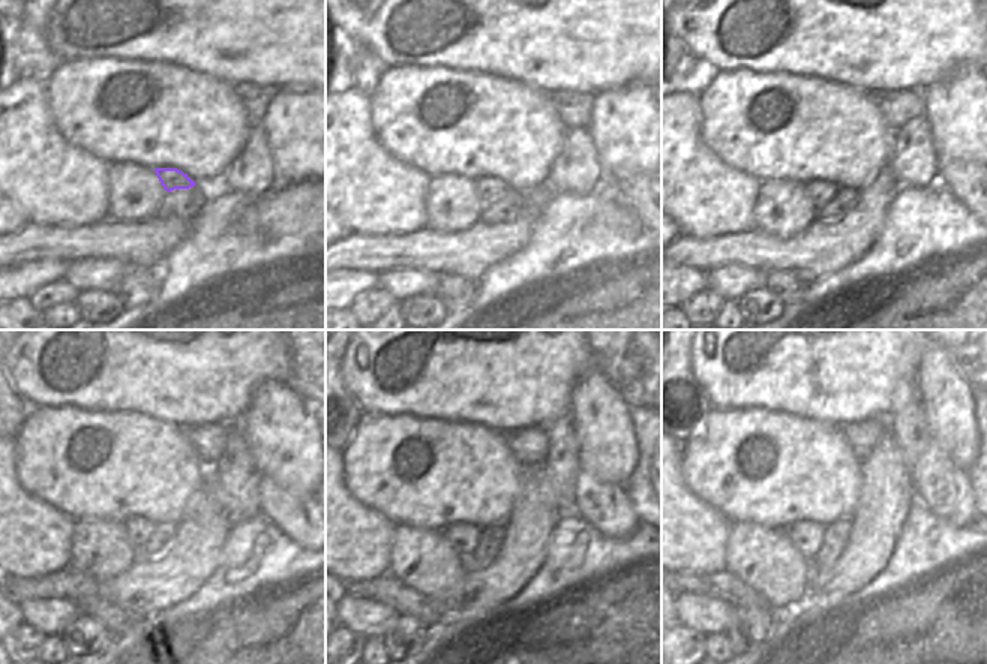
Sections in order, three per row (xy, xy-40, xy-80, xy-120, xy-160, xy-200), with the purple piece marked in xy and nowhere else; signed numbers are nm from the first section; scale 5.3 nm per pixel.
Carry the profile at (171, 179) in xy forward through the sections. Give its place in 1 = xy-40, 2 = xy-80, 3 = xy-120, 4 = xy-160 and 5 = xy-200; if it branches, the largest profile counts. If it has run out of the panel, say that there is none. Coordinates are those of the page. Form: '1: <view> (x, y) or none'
1: xy-40 (488, 189)
2: xy-80 (819, 191)
3: xy-120 (138, 529)
4: xy-160 (467, 537)
5: xy-200 (807, 535)

